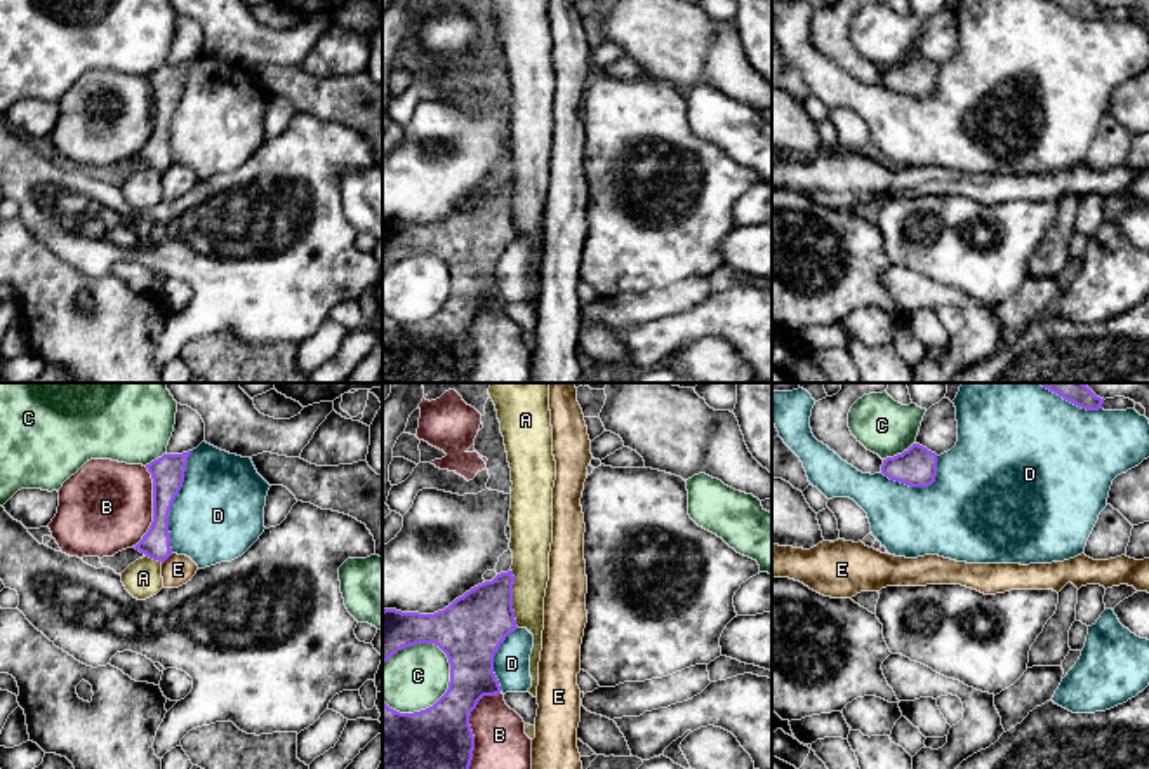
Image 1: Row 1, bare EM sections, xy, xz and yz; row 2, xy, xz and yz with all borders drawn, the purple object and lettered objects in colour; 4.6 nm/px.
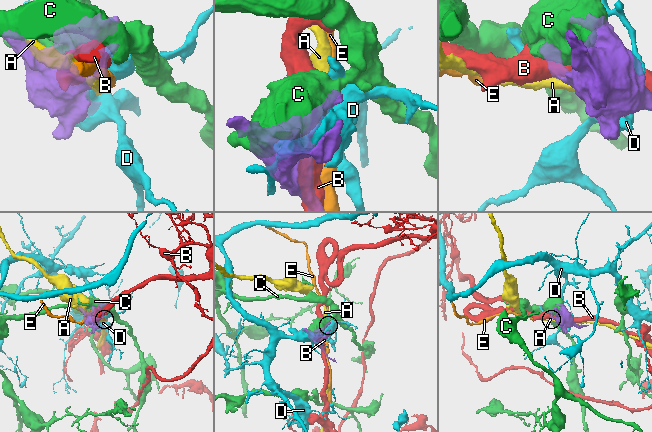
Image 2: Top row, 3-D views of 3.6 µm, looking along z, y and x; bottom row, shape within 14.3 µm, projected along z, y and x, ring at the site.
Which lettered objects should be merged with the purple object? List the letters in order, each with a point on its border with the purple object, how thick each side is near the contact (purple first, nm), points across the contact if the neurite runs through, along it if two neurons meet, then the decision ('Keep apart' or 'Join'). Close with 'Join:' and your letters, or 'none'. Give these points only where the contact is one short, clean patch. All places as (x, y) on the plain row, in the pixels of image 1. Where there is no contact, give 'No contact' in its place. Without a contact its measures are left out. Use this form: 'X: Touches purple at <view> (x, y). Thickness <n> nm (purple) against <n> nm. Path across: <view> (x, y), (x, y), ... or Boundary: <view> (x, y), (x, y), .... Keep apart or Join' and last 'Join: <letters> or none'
A: Touches purple at xz (511, 209). Thickness 300 nm (purple) against 180 nm. Keep apart
B: Touches purple at xz (470, 336). Thickness 420 nm (purple) against 280 nm. Keep apart
C: Touches purple at xz (433, 315). Thickness 420 nm (purple) against 300 nm. Keep apart
D: Touches purple at xy (172, 112). Thickness 160 nm (purple) against 420 nm. Keep apart
E: Touches purple at xy (167, 167). Thickness 140 nm (purple) against 140 nm. Boundary: xy (172, 164), (162, 174). Keep apart
Join: none

